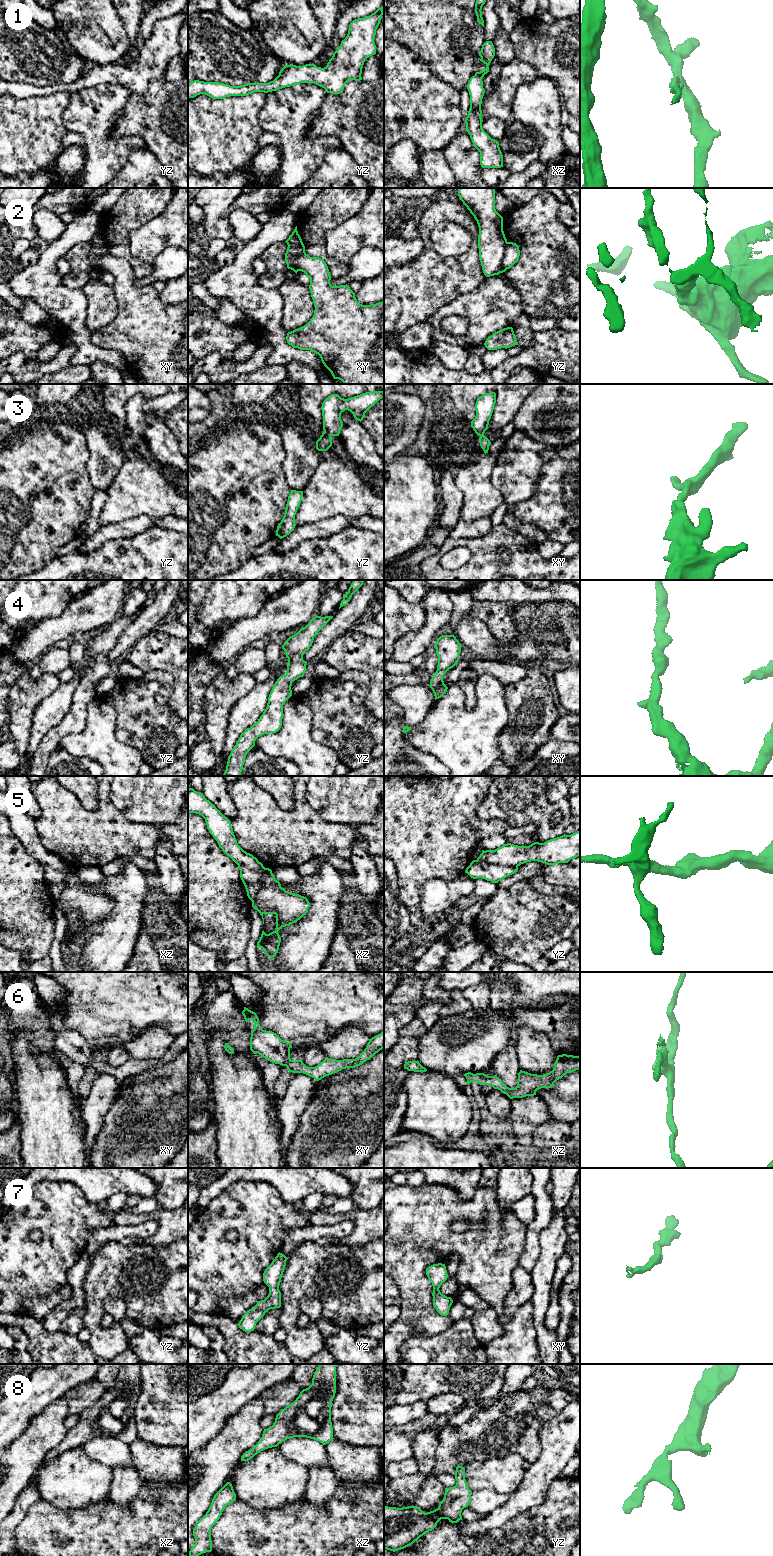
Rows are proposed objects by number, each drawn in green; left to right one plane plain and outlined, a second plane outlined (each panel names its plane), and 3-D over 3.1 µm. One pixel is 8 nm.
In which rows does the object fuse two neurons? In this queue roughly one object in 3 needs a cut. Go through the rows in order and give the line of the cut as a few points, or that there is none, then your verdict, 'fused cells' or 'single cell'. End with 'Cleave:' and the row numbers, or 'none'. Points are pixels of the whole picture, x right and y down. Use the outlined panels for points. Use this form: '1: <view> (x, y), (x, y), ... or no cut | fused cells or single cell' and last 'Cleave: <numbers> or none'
1: no cut | single cell
2: yz (507, 242), (502, 263), (504, 271) | fused cells
3: no cut | single cell
4: no cut | single cell
5: yz (477, 859), (483, 863), (497, 863), (517, 867) | fused cells
6: no cut | single cell
7: no cut | single cell
8: no cut | single cell
Cleave: 2, 5

